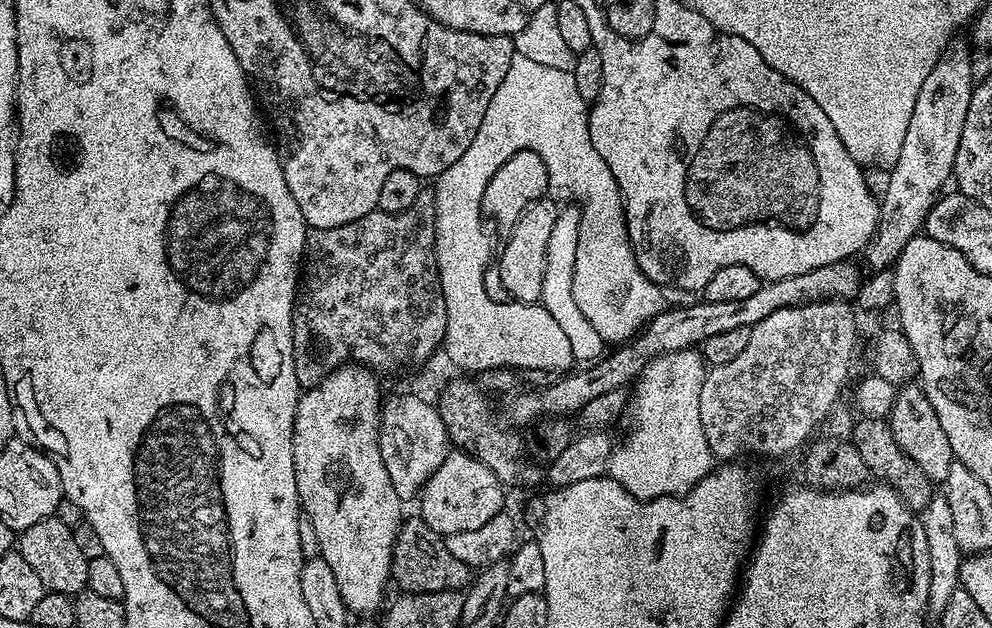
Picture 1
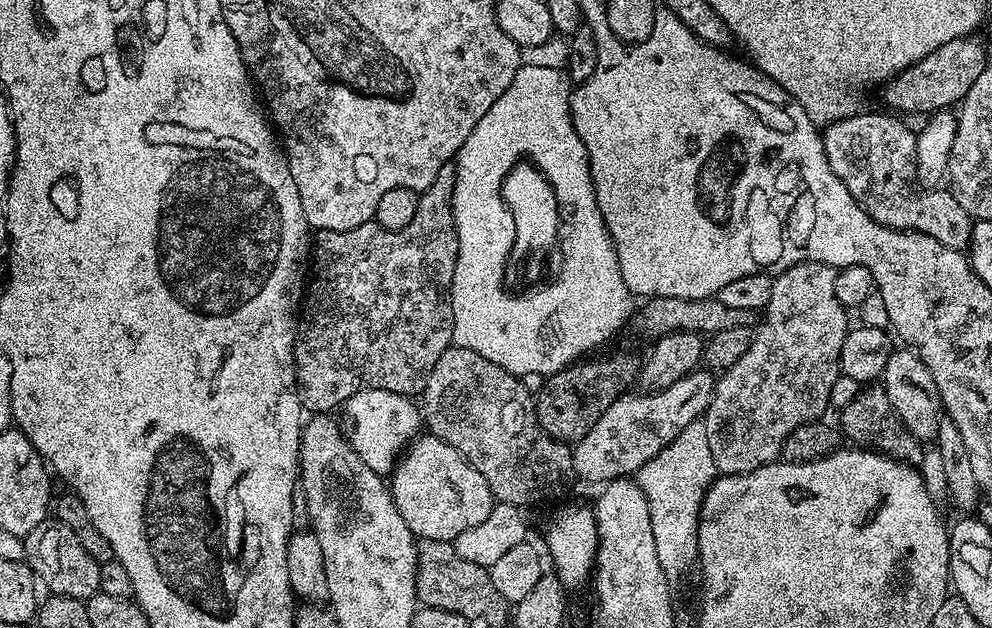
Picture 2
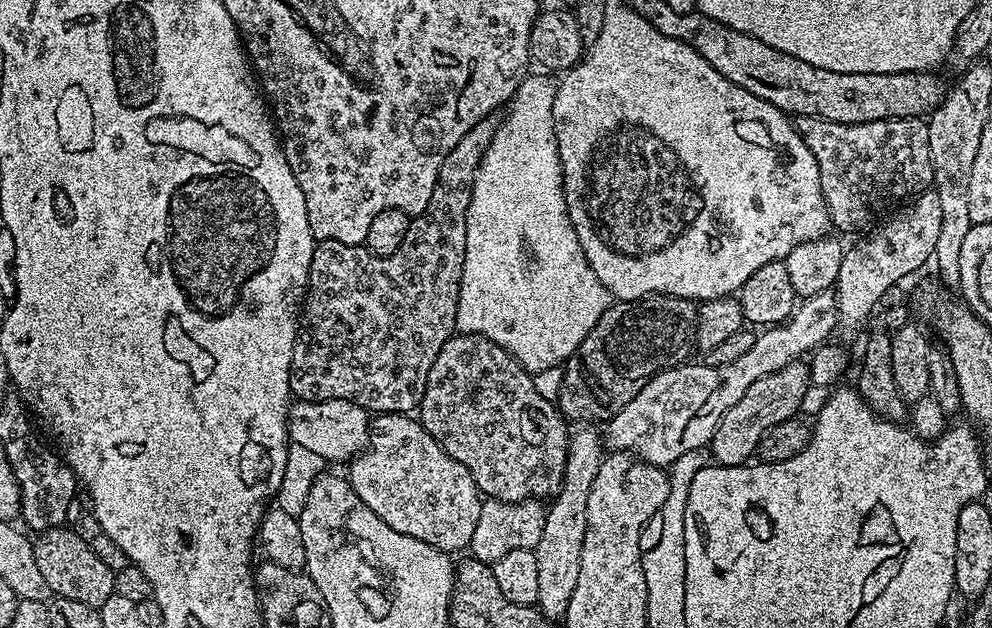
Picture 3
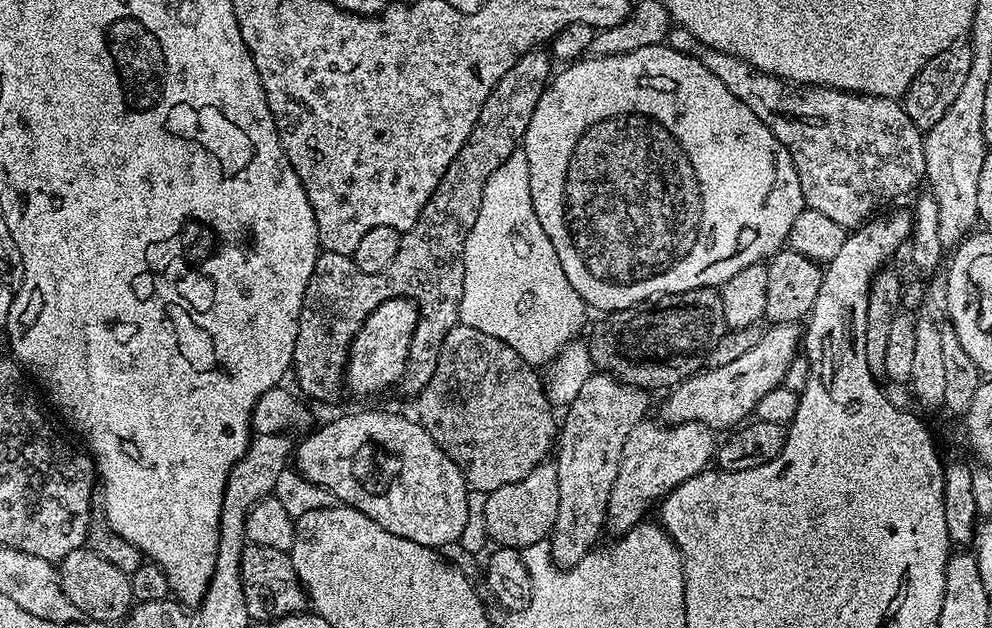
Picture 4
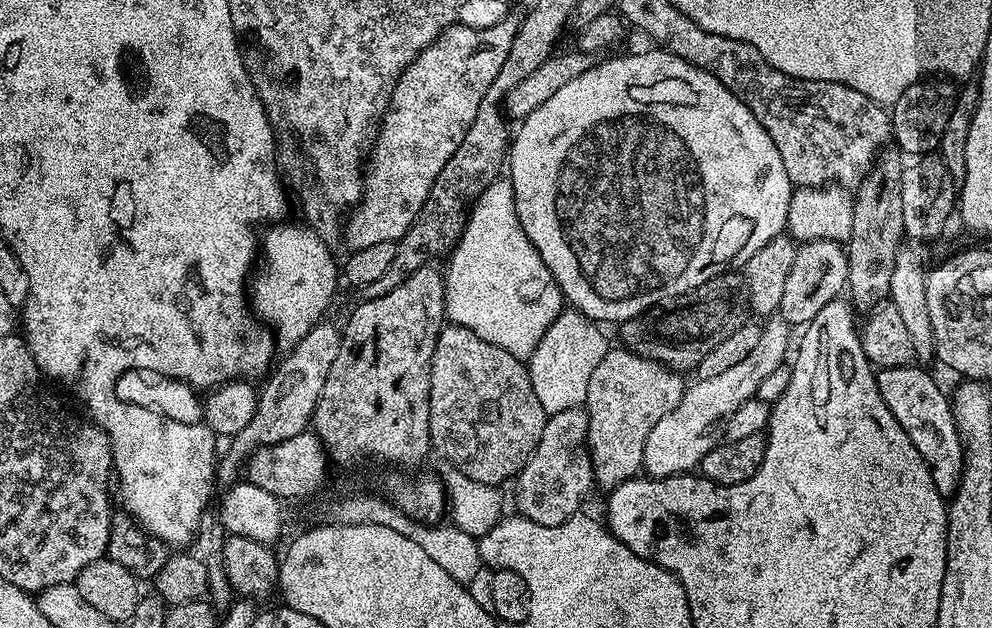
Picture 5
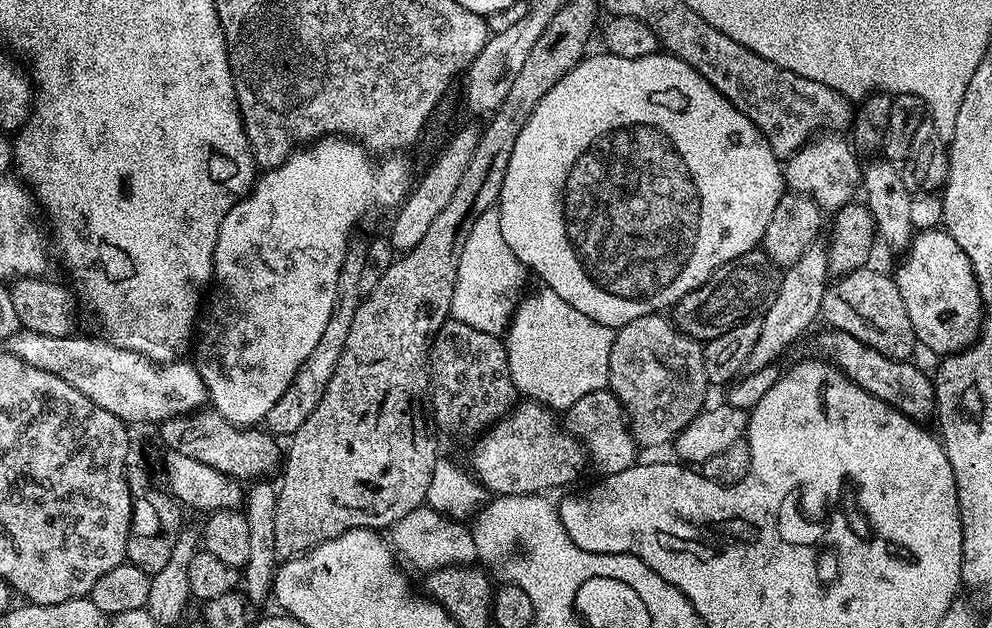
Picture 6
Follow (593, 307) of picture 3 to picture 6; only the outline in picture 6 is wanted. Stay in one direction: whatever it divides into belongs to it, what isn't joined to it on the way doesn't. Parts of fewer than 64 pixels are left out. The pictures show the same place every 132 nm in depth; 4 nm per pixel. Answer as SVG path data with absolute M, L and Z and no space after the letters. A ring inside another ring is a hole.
M496 208L486 210L486 214L474 222L470 238L466 238L466 246L462 249L462 262L458 262L458 278L454 282L451 319L466 322L466 326L474 326L474 330L482 330L482 334L503 337L522 299L520 287L524 284L524 276L524 265L514 250L506 246L506 238L502 238L499 211Z

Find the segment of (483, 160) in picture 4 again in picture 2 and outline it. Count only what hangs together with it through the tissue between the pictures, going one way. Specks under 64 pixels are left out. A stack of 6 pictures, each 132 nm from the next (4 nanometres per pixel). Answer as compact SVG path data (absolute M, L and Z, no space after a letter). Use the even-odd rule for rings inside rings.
M452 164L442 166L438 178L434 178L434 182L426 191L419 193L418 214L414 214L410 226L397 232L383 231L375 222L369 222L362 226L354 226L354 230L319 230L315 233L314 243L310 248L310 275L307 277L306 291L302 297L302 315L298 320L296 345L294 346L296 386L300 394L300 407L305 413L331 413L333 411L331 408L335 406L336 400L337 404L346 401L354 394L358 394L358 390L390 390L394 394L402 394L409 398L419 397L430 378L430 370L434 370L434 362L438 362L438 358L442 358L446 349L453 347L454 314L452 313L450 289L458 256L458 234L452 213L455 181L455 167Z

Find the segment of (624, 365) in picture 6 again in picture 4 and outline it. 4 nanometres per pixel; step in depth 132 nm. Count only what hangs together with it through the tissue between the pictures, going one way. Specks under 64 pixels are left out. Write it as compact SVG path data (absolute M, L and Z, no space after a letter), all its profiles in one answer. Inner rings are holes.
M597 371L586 378L578 398L567 405L558 428L554 463L558 470L558 518L552 530L552 562L557 568L572 568L586 553L597 547L600 528L605 527L614 478L622 462L626 434L645 419L649 393ZM556 456L556 457L555 457Z

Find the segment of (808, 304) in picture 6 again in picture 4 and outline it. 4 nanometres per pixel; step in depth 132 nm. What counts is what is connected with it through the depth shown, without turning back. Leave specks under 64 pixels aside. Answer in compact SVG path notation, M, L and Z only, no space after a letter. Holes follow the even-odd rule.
M642 422L638 426L634 426L634 430L630 430L630 434L626 434L626 446L622 446L622 462L618 466L618 478L614 478L614 486L610 490L610 502L608 503L608 515L606 517L607 531L616 532L615 534L623 534L629 532L630 529L635 528L637 524L645 519L644 516L648 511L653 511L654 502L659 502L664 497L670 495L682 482L686 482L686 478L694 478L694 474L705 471L713 463L714 453L718 447L717 441L712 441L713 433L704 424L674 424L667 425L663 422L655 422L656 424L648 424L649 422Z

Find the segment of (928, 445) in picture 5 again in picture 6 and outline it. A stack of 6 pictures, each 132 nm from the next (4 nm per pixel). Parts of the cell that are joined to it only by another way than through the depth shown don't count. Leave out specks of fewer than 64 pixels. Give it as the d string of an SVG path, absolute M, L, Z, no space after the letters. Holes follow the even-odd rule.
M824 330L820 336L820 350L821 355L830 358L831 363L846 373L855 384L911 420L924 422L927 416L931 417L935 413L936 386L933 377L912 364L911 359L892 360L886 354L878 354L878 350L866 346L866 342L858 342L858 338L835 330Z

